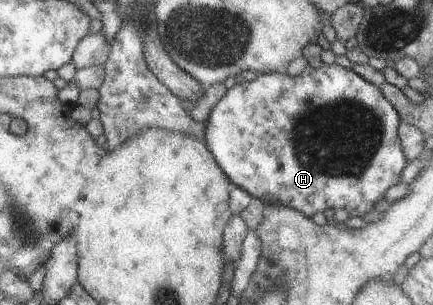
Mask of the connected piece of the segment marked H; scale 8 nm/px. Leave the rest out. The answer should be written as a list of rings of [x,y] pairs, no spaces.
[[[322,63],[318,68],[306,64],[300,74],[296,74],[296,76],[289,76],[284,71],[262,72],[257,75],[252,81],[238,80],[232,88],[226,90],[224,96],[209,110],[208,117],[204,121],[204,126],[206,126],[204,144],[220,170],[224,172],[233,185],[244,189],[252,196],[252,199],[279,203],[310,218],[316,212],[322,212],[326,208],[330,208],[330,210],[342,208],[342,210],[348,212],[350,217],[364,216],[366,212],[373,208],[374,203],[383,197],[388,188],[399,183],[400,171],[407,163],[397,139],[397,128],[401,120],[392,104],[382,96],[378,86],[366,82],[354,71],[335,63],[331,65]]]

